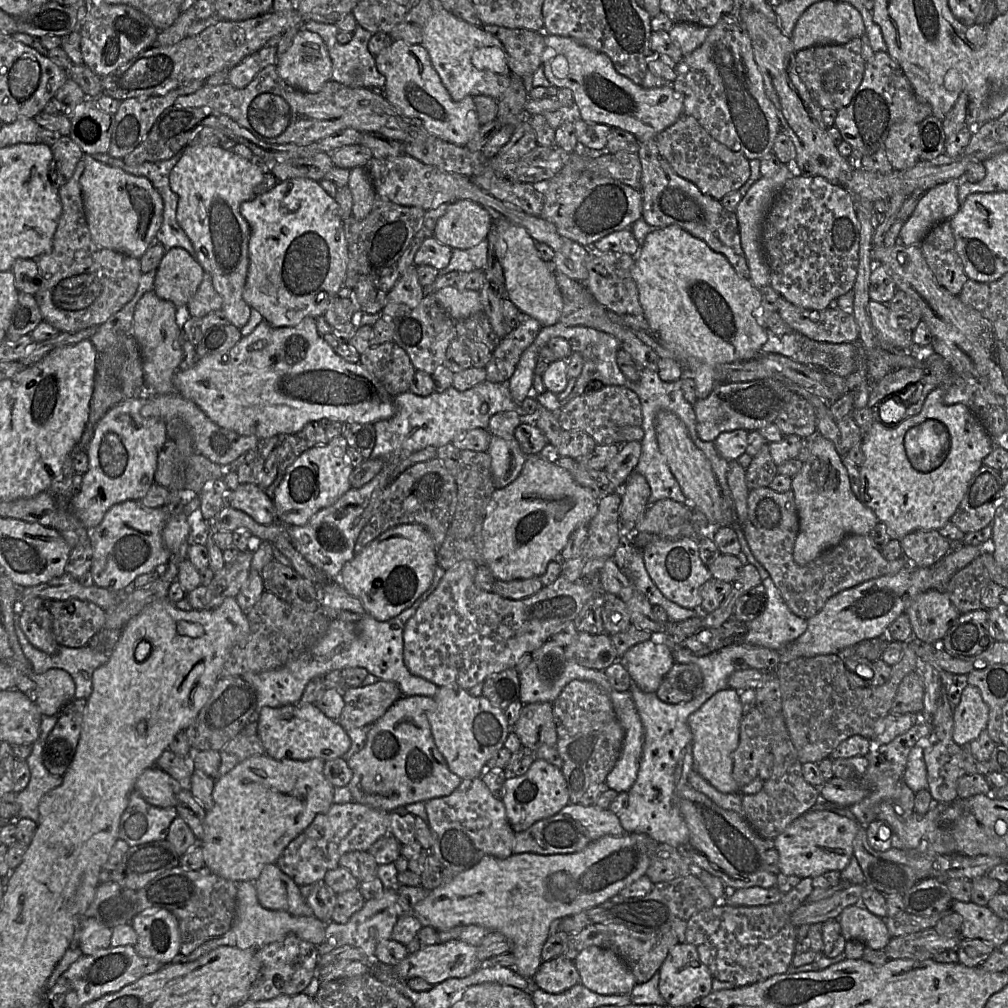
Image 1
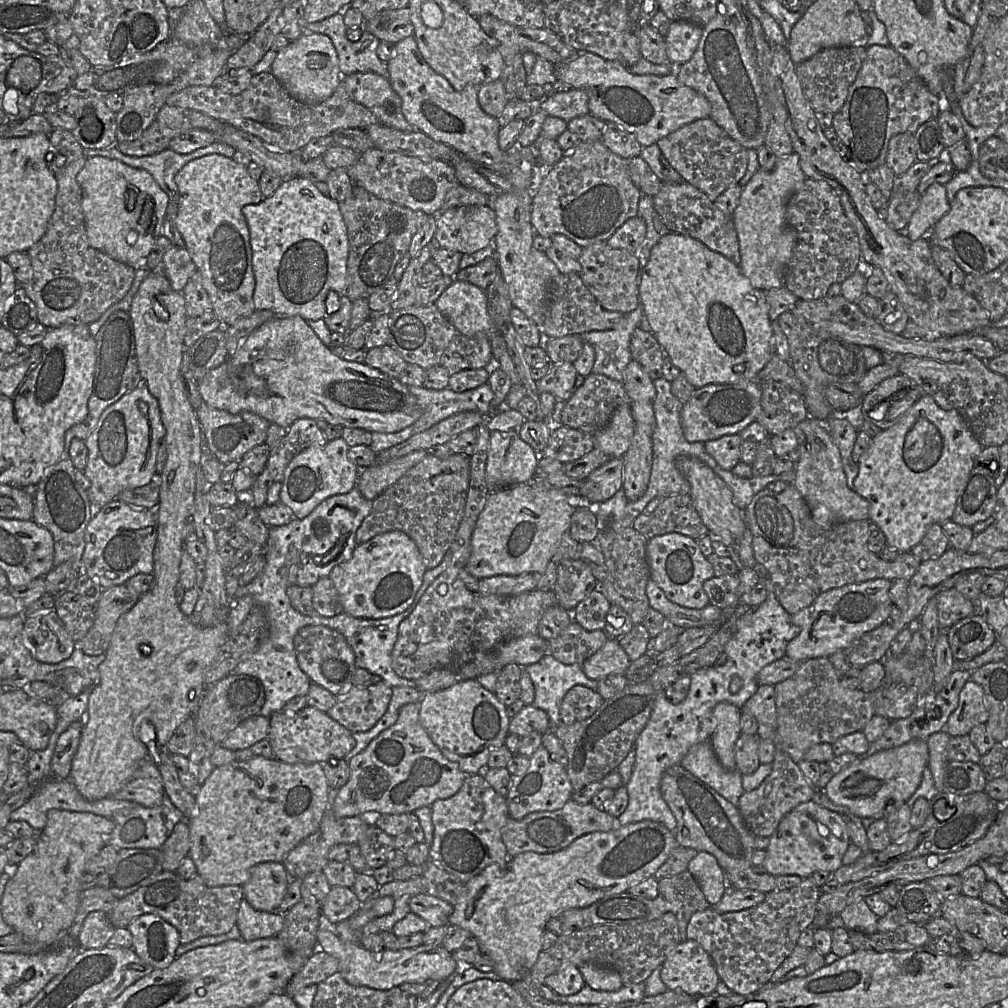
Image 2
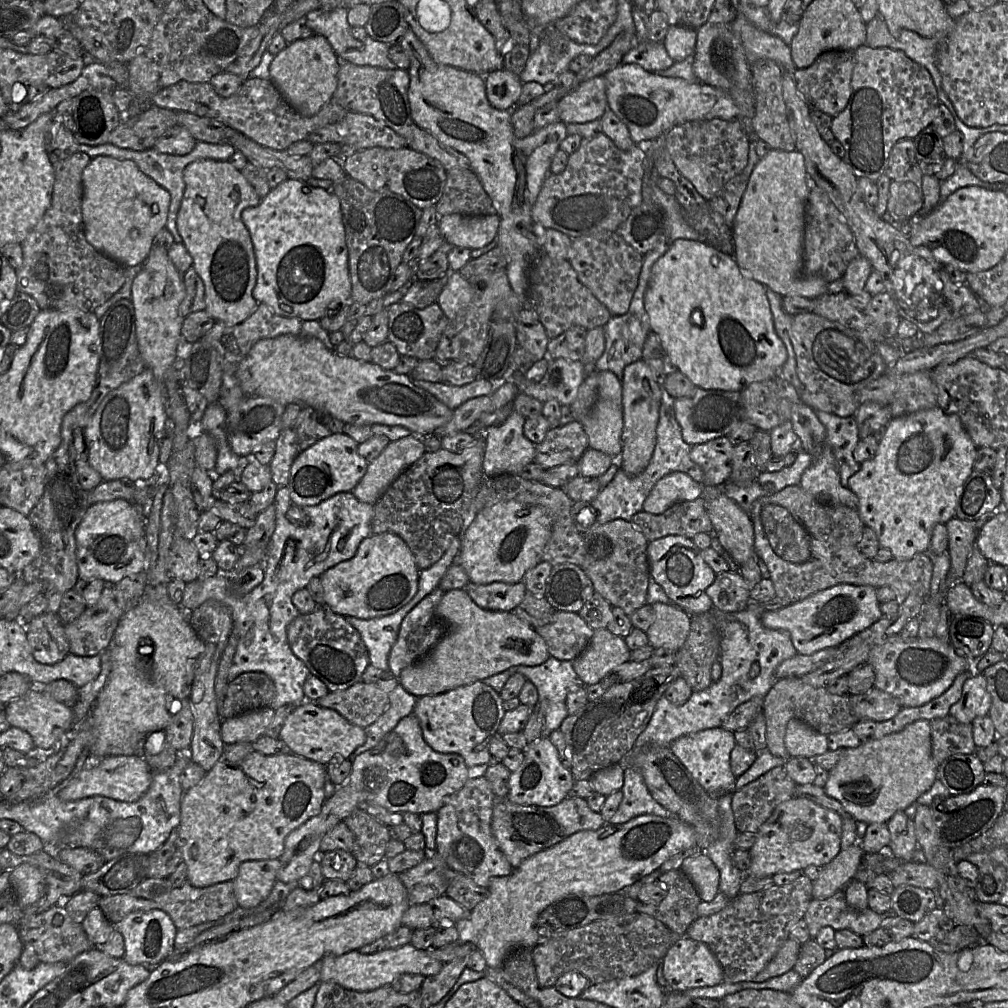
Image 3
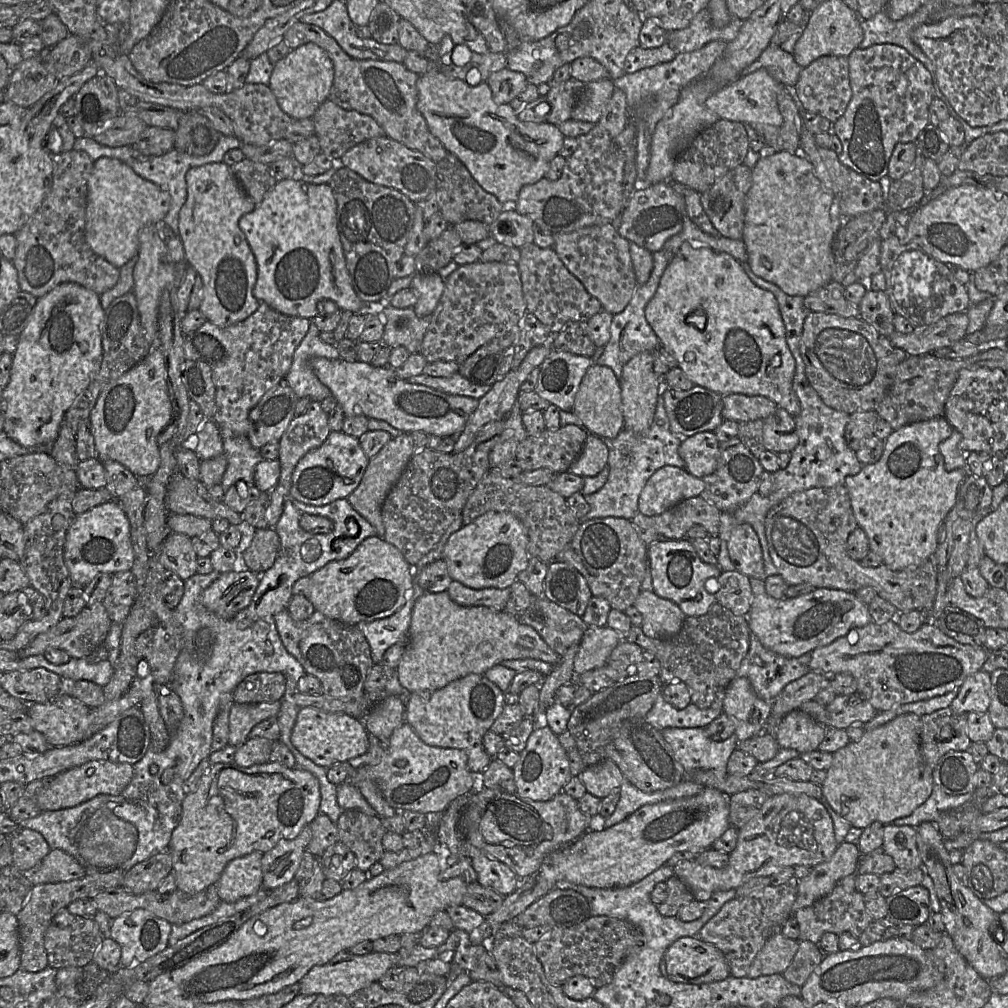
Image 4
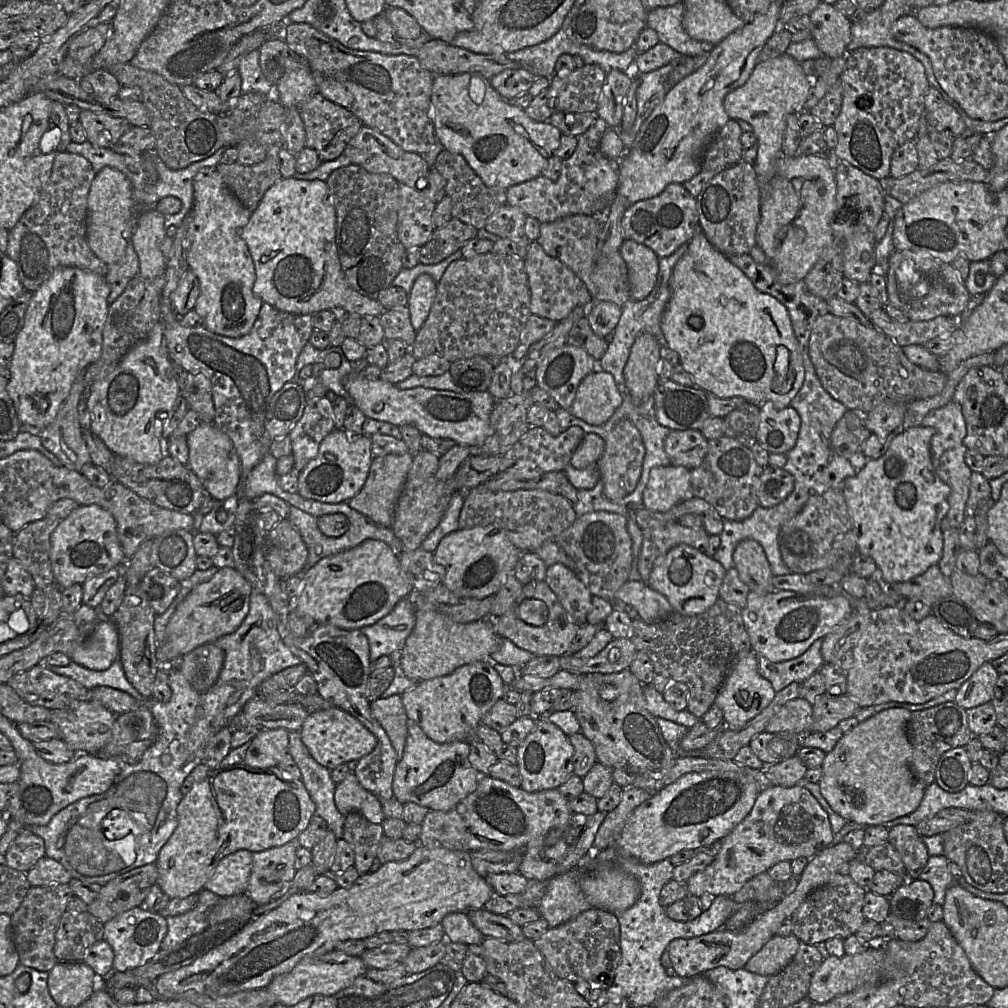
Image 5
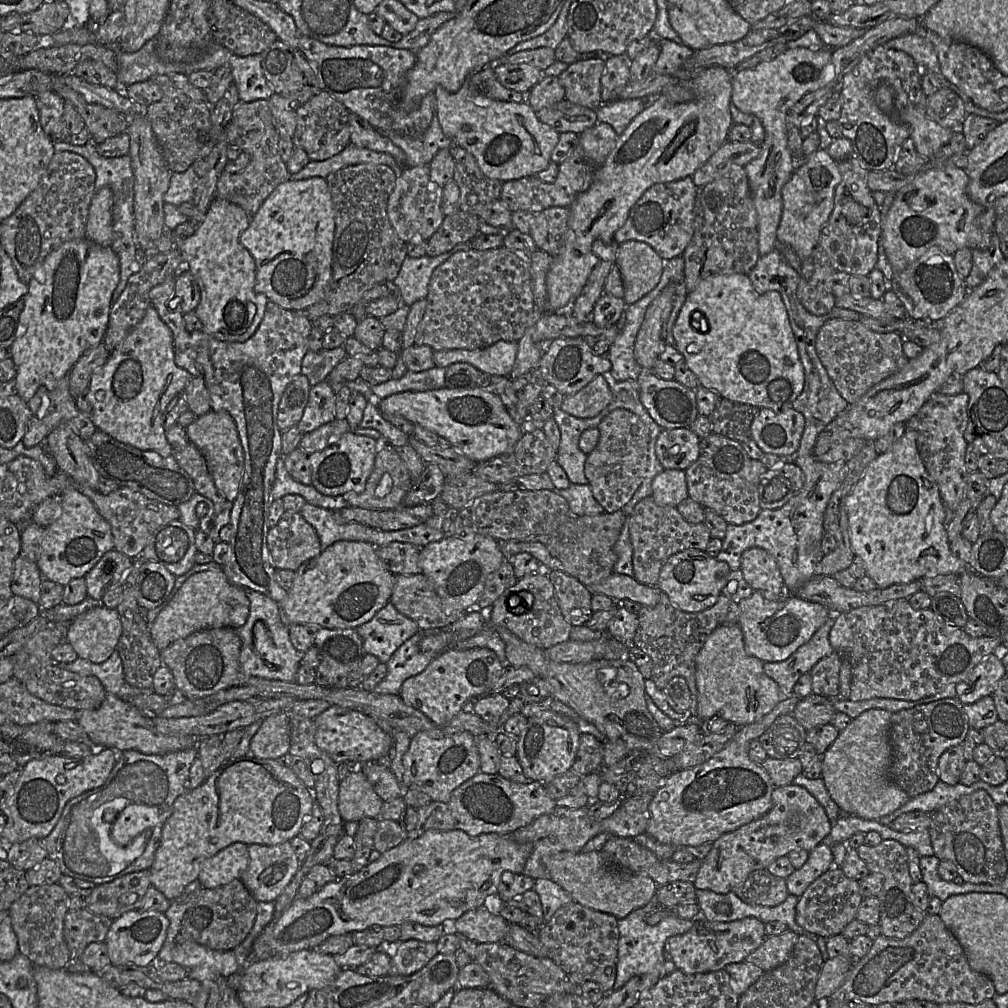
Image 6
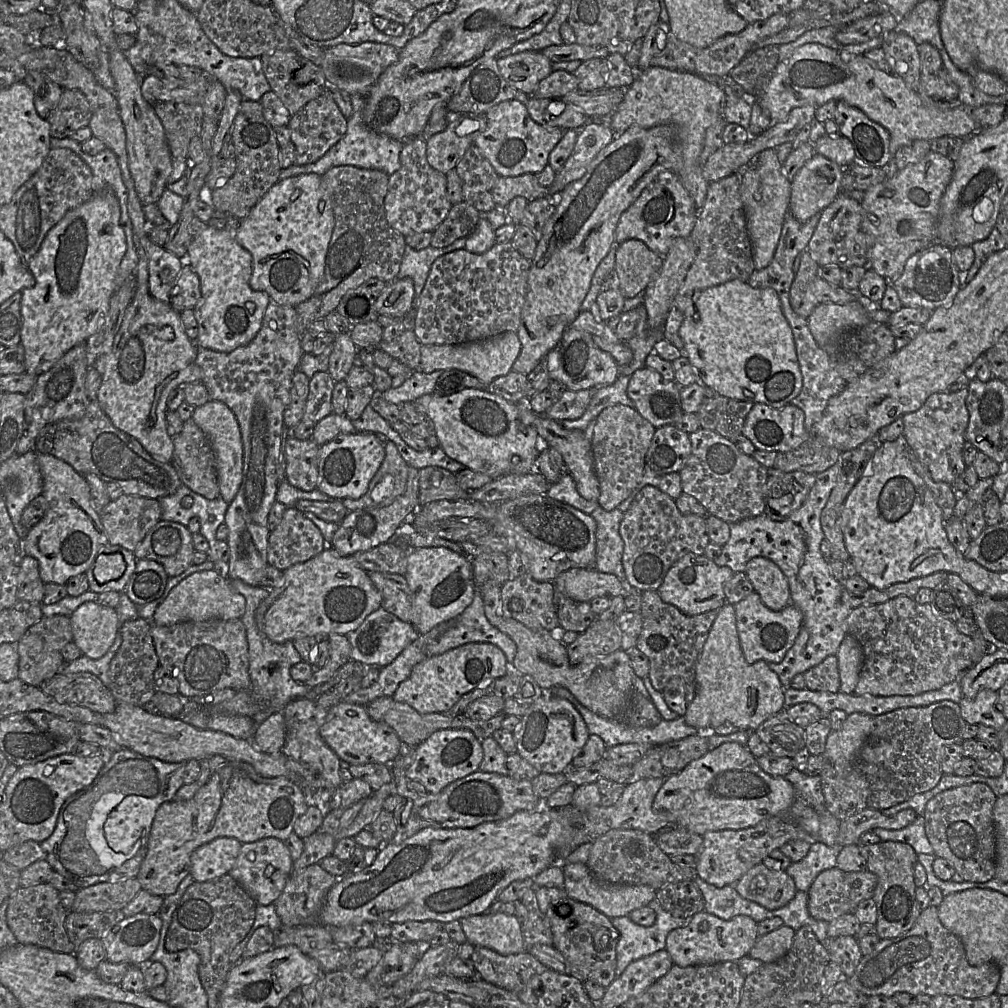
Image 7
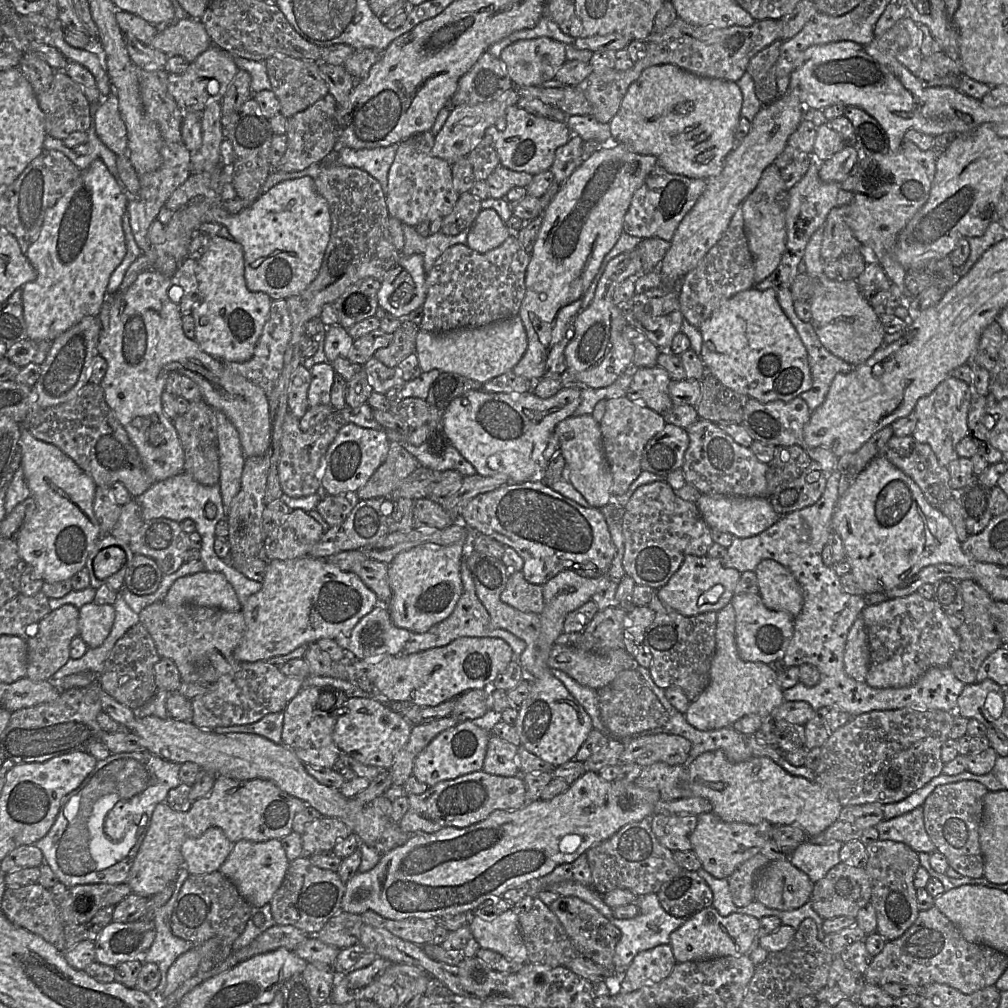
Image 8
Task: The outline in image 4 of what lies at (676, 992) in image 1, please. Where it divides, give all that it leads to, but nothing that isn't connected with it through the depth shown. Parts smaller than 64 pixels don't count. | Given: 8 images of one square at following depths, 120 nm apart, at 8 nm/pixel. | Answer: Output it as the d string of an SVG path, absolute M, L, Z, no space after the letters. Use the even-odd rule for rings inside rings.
M681 937L665 951L668 979L685 984L721 981L729 975L724 954L699 937Z

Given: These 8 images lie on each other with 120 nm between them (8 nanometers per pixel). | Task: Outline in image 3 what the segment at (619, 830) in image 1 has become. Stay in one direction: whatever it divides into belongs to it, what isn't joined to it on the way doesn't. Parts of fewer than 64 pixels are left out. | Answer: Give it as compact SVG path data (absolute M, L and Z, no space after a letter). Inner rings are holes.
M496 796L491 822L492 833L499 848L515 869L532 855L547 849L582 830L598 830L606 824L600 812L594 812L587 800L567 797L555 806L532 806L512 803L507 797Z

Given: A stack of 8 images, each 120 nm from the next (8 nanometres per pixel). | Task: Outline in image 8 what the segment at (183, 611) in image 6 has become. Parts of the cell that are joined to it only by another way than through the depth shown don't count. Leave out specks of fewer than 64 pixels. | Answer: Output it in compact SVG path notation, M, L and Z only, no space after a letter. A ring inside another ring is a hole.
M206 570L177 579L163 601L170 606L192 604L229 612L242 609L234 588L225 576Z

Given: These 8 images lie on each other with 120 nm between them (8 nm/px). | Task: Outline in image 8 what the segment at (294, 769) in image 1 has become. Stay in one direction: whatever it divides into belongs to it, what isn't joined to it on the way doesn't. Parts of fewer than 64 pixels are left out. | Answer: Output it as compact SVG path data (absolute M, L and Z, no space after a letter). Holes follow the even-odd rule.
M216 776L209 793L195 800L186 812L177 812L166 802L156 805L126 883L133 894L149 898L176 881L179 871L184 867L181 847L187 838L199 837L210 827L217 827L233 843L240 840L280 840L293 831L294 816L303 810L305 805L302 800L282 791L269 780L235 780Z

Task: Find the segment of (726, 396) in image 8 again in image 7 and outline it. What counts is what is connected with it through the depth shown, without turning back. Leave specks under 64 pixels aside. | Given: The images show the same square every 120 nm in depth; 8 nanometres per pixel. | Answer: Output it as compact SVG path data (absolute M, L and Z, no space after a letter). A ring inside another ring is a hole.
M704 384L704 398L697 411L700 426L729 440L742 434L746 417L753 402L722 396Z

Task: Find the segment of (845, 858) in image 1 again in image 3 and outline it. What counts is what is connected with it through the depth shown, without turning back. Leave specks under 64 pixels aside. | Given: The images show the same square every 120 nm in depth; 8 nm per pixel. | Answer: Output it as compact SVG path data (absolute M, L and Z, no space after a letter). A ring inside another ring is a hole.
M793 797L779 804L756 833L756 841L748 850L751 864L745 875L754 878L772 877L777 873L803 871L808 866L823 867L841 851L842 818L834 811L805 799Z

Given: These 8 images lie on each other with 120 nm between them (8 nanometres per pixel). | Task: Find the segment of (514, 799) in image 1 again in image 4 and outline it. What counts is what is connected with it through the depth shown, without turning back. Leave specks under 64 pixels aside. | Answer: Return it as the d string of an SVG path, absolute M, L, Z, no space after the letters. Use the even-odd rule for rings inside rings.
M536 727L529 736L520 759L512 768L515 793L522 799L533 801L548 801L561 793L564 785L570 781L569 761L558 735L548 727Z

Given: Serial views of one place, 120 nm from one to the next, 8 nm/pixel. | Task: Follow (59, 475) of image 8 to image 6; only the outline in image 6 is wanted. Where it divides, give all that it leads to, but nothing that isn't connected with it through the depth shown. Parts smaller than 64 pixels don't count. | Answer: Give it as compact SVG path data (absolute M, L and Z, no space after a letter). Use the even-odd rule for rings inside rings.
M66 487L58 499L61 513L45 528L37 566L44 579L65 586L72 579L85 577L106 552L114 549L114 539L109 523L77 488Z

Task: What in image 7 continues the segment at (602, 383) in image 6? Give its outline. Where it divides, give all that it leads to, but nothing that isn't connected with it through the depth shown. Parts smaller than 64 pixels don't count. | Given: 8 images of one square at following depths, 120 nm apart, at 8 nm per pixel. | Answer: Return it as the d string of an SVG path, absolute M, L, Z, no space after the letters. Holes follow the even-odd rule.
M596 388L566 389L562 396L544 413L545 417L556 421L580 418L586 411L595 390Z

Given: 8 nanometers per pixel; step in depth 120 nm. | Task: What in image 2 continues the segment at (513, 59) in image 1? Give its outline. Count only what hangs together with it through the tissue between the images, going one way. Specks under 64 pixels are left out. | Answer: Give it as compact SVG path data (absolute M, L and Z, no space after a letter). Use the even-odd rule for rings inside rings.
M484 14L479 16L478 21L482 29L485 31L485 33L489 35L490 37L495 38L498 41L501 47L501 52L504 55L504 61L505 61L506 55L514 55L516 53L525 53L527 51L533 52L536 56L540 56L547 59L548 61L552 62L554 65L558 63L570 62L576 59L576 57L579 55L578 50L566 44L556 33L546 28L545 26L541 28L516 26L516 25L507 23L505 21L502 21L498 19L497 17L493 15L489 15L489 14Z

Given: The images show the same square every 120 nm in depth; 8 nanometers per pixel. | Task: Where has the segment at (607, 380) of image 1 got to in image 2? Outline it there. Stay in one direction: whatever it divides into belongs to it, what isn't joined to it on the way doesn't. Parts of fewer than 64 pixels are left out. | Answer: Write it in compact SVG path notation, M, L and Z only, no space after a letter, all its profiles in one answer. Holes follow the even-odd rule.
M639 297L639 305L637 308L628 314L624 314L623 319L614 329L605 331L591 331L580 335L583 343L586 342L591 344L595 350L595 362L593 364L591 373L602 374L615 381L623 383L624 370L632 360L630 351L631 336L634 330L640 327L643 319L644 309Z

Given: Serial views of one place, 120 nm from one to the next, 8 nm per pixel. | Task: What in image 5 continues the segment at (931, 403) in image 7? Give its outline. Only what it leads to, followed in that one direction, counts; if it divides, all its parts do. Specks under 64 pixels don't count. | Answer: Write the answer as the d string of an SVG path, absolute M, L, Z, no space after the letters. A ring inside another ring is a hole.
M952 400L945 406L934 409L924 417L921 425L933 427L936 430L930 440L931 461L936 474L950 487L949 511L946 514L949 526L953 529L959 529L966 516L966 502L972 474L964 459L964 455L968 450L963 444L967 429L961 405Z

